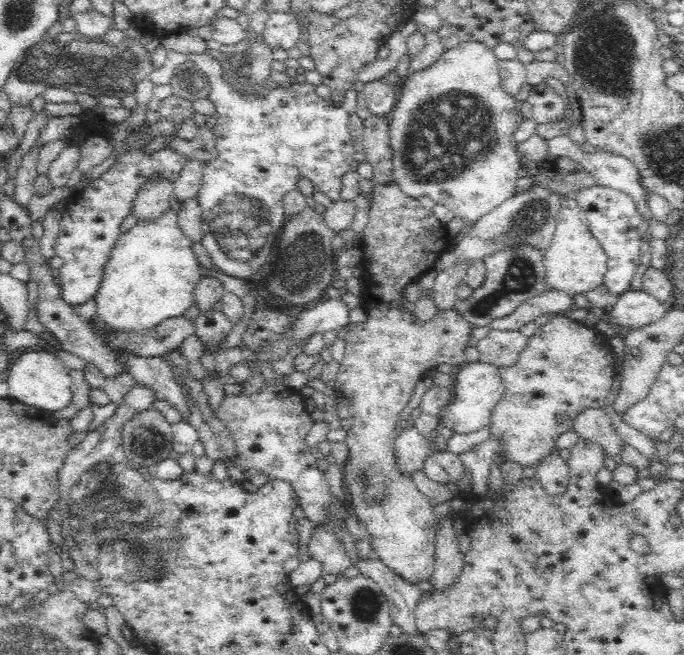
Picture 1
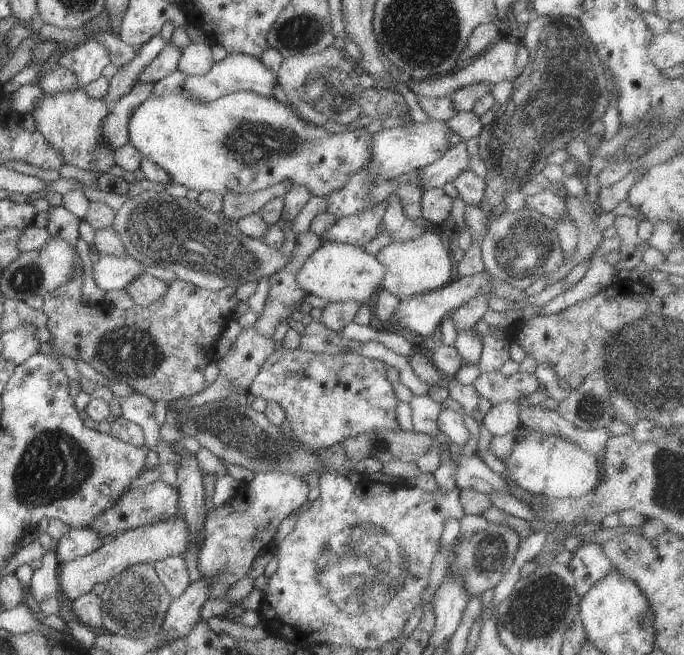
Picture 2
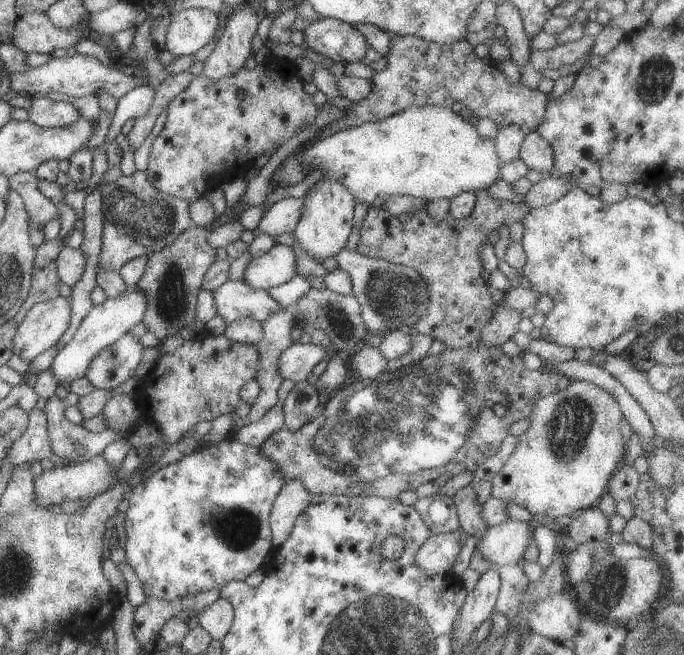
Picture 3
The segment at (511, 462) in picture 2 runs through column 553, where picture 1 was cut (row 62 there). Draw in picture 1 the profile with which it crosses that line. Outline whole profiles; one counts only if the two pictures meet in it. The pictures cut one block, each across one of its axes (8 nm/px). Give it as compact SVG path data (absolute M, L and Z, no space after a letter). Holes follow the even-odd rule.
M464 42L448 50L425 70L410 73L399 88L396 106L389 117L392 149L391 174L405 196L430 197L448 207L464 224L472 224L515 194L518 169L523 161L513 134L520 124L522 108L501 86L499 60L480 42Z

